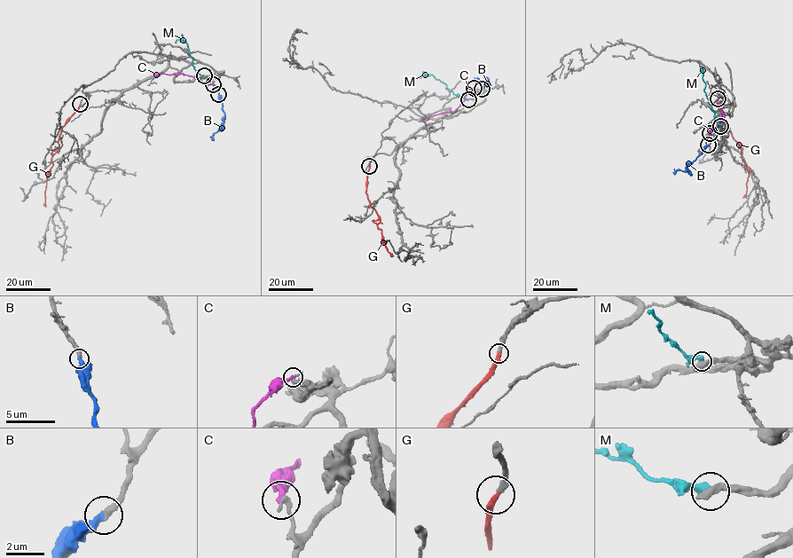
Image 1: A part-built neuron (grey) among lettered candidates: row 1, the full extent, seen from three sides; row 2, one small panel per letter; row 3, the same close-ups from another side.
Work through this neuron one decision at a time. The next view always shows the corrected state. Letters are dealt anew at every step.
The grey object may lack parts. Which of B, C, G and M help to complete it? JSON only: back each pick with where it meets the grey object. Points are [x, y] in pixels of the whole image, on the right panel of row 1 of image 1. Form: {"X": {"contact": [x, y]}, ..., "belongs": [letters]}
{"B": {"contact": [708, 145]}, "G": {"contact": [718, 98]}, "belongs": ["B", "G"]}

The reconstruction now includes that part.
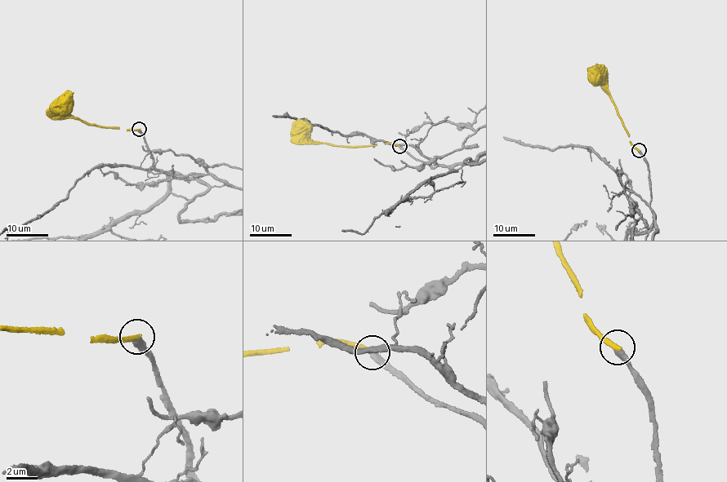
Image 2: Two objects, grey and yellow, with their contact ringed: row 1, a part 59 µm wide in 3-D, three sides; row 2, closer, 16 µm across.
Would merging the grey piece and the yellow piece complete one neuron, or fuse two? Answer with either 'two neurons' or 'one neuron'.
one neuron

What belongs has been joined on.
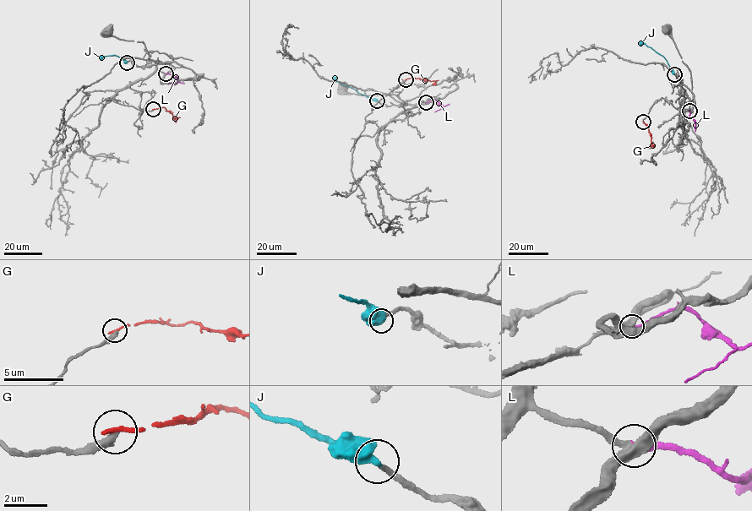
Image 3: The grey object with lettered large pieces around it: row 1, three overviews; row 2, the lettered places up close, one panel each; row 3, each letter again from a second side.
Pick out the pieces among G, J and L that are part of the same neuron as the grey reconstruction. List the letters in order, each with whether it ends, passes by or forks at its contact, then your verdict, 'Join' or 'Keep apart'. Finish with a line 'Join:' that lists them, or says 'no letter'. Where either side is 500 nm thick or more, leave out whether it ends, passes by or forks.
G: It ends there. Keep apart
J: It ends there. Join
L: It ends there. Join
Join: J, L

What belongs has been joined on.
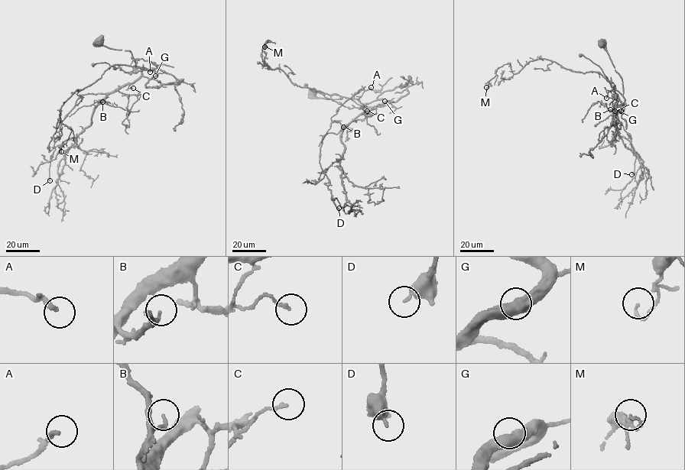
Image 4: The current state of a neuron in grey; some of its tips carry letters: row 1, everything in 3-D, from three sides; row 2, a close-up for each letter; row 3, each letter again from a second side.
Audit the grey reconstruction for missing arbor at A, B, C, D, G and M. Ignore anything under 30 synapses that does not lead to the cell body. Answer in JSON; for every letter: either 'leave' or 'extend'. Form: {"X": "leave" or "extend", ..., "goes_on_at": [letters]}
{"A": "leave", "B": "leave", "C": "leave", "D": "leave", "G": "leave", "M": "leave", "goes_on_at": []}

